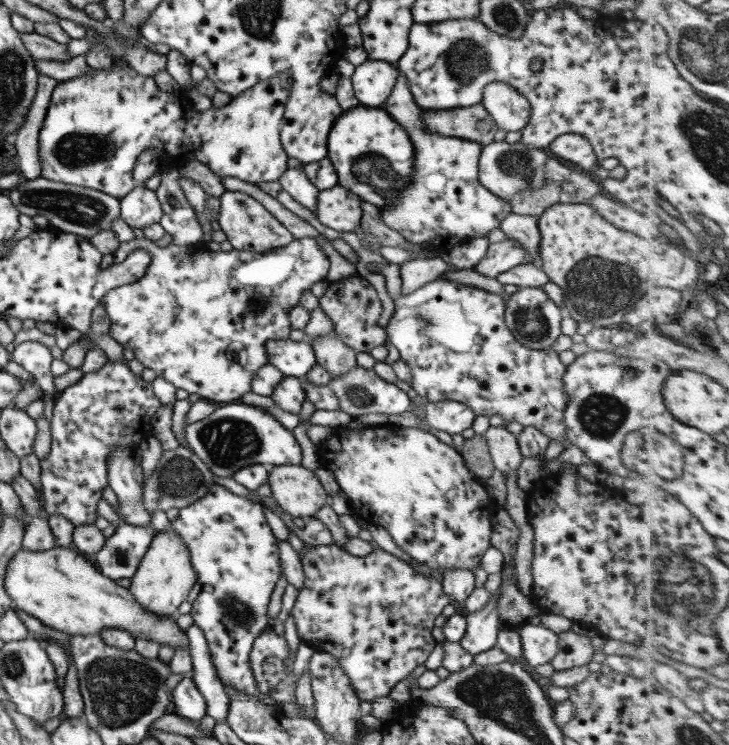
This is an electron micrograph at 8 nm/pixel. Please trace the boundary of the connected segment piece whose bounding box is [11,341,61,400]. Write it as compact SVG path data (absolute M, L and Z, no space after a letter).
M25 341L14 347L12 361L20 364L24 370L36 378L43 390L43 397L56 400L61 391L54 388L54 377L50 372L50 364L54 359L51 348L37 341Z

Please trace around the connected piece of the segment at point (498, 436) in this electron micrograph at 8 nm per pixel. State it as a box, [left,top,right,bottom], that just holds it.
[484,426,524,480]

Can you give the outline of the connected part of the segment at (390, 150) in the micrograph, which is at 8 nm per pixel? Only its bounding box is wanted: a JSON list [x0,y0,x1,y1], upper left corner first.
[327,104,414,210]

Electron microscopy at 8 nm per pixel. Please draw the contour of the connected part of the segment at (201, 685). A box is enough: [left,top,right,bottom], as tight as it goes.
[185,623,230,722]

